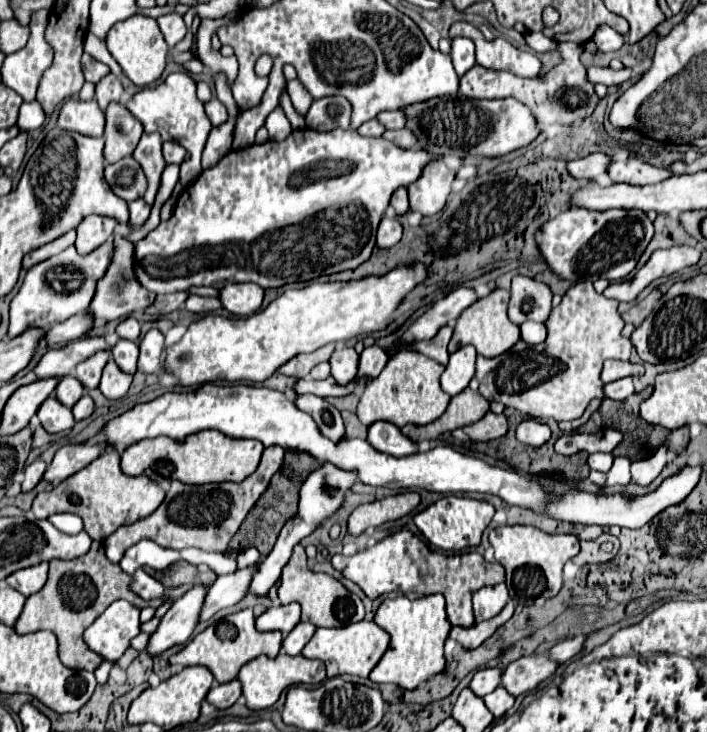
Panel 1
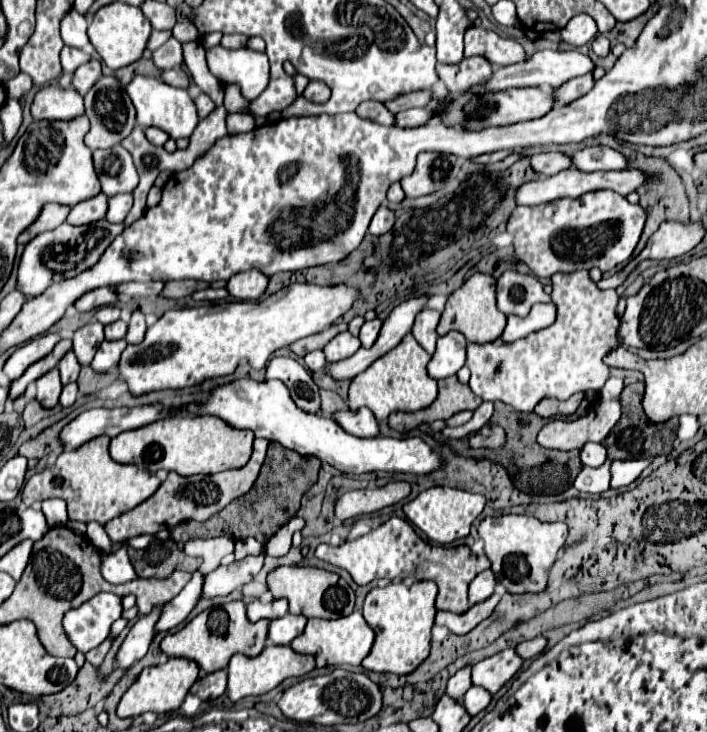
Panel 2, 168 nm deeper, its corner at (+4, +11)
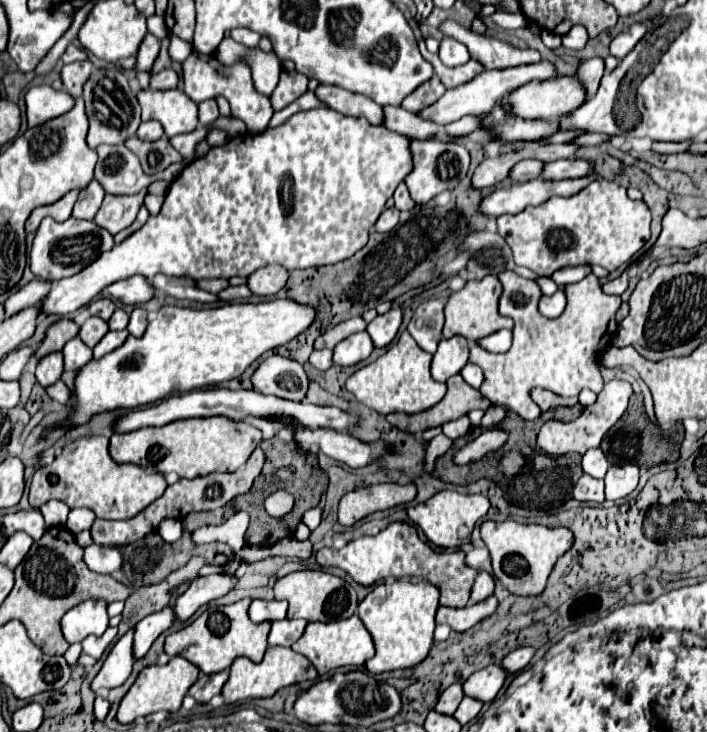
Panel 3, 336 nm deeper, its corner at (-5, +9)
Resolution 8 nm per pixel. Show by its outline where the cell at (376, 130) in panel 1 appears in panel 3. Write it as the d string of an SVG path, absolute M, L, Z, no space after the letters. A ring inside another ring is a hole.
M402 106L384 108L384 126L412 140L428 140L440 134L440 126L436 122L426 122L424 118L418 118L418 114L412 114Z

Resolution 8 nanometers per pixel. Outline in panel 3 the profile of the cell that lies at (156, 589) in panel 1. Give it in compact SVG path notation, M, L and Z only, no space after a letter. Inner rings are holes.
M84 546L84 562L94 572L110 574L122 568L122 554L116 548L102 548L102 546Z

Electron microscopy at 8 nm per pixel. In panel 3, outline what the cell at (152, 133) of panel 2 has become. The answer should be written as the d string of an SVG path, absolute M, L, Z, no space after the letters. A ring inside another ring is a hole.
M150 120L150 122L142 122L142 124L138 126L136 136L142 138L142 140L156 140L156 138L162 138L164 132L162 132L162 126L160 126L158 122Z

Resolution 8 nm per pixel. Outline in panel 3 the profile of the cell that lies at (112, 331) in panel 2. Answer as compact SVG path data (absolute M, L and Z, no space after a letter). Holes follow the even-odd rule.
M116 308L112 318L108 320L110 330L124 330L128 326L128 312L124 308Z

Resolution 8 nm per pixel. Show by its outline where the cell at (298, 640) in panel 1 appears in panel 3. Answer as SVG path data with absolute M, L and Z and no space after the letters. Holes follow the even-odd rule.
M278 620L278 622L272 622L272 628L270 628L270 634L268 634L268 644L270 646L290 646L294 644L304 628L306 628L306 620Z

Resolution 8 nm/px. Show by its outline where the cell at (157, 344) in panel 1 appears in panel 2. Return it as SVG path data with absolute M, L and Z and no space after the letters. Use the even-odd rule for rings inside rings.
M133 312L131 316L131 322L129 322L129 330L127 330L127 344L139 344L145 336L145 330L147 330L147 322L145 322L145 316L141 312Z

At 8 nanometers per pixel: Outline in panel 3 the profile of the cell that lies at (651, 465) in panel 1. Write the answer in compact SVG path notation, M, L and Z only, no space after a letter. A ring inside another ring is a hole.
M634 464L610 466L608 474L604 476L606 500L620 500L620 498L626 498L628 494L632 494L632 490L638 484L638 476L640 476L640 470Z

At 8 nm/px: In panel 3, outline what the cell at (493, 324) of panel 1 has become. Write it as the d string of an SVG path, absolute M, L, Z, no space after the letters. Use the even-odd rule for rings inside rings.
M486 276L482 280L468 280L462 290L452 292L444 306L444 316L446 316L444 338L452 338L458 334L458 336L464 336L466 340L478 340L478 338L490 336L502 328L510 330L514 322L510 318L504 318L498 312L500 292L502 292L502 286L496 276Z

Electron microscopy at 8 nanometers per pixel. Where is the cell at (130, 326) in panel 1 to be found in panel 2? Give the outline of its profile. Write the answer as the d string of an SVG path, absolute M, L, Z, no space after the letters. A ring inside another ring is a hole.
M103 306L95 312L95 318L101 322L101 324L109 324L113 320L119 320L121 316L121 310L117 306Z

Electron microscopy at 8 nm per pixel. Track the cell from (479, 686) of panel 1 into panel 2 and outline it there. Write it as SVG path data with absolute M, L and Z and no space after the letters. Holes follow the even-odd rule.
M463 666L461 670L457 670L455 676L449 678L445 694L451 696L451 698L461 700L461 696L465 696L465 692L467 692L471 686L473 686L473 682L471 682L471 666Z

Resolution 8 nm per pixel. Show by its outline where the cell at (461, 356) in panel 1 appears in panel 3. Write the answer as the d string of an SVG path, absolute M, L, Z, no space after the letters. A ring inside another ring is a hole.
M462 336L442 338L438 350L432 356L432 376L438 382L446 382L452 374L458 374L468 362L468 340Z

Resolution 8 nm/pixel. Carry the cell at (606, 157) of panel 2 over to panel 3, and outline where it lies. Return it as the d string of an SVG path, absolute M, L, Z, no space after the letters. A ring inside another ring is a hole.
M554 160L546 162L542 168L542 174L538 178L542 180L566 180L566 178L582 178L590 172L590 164L586 160Z

